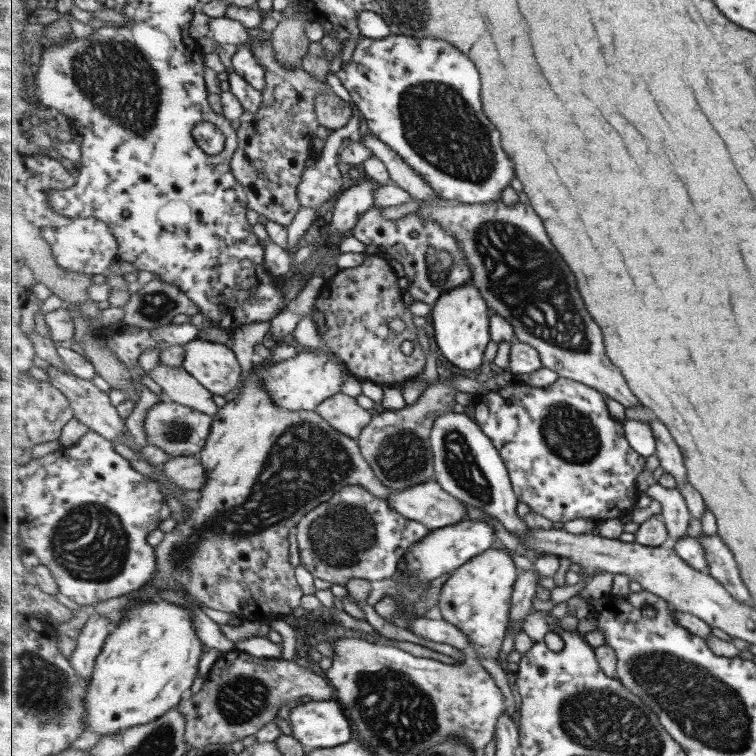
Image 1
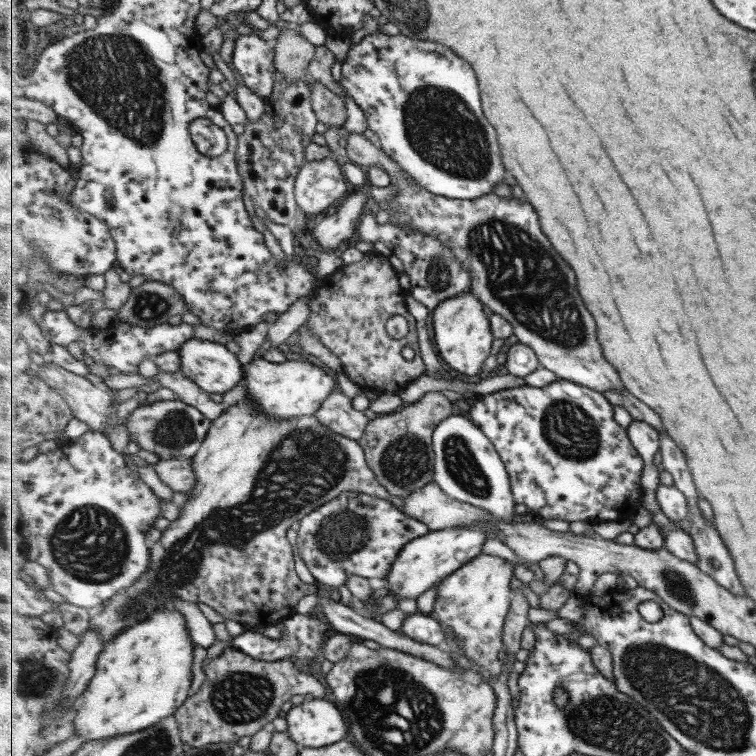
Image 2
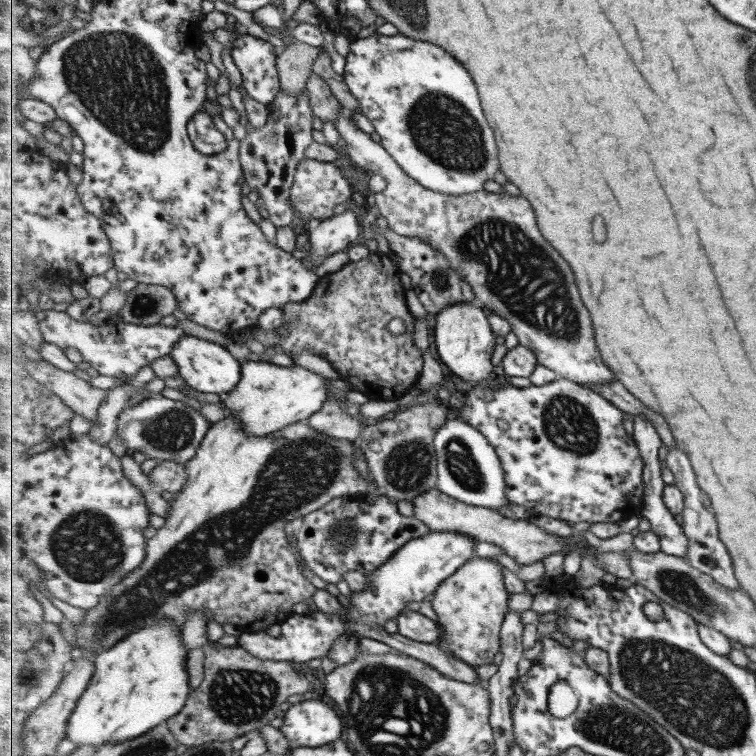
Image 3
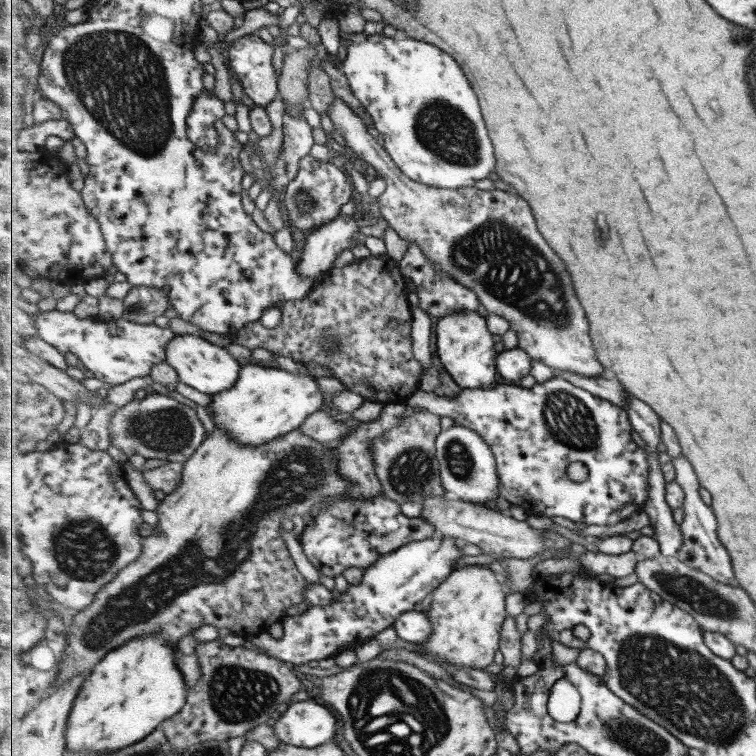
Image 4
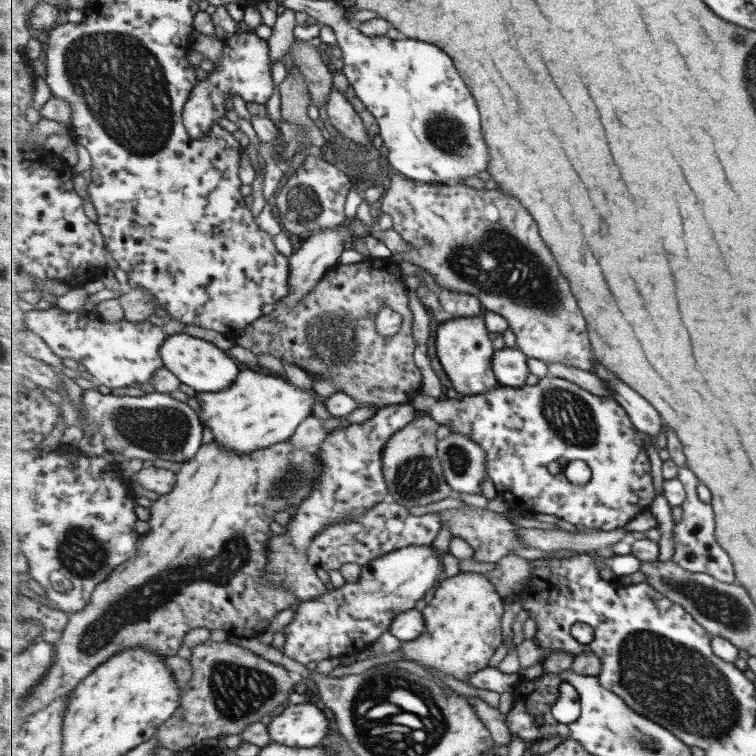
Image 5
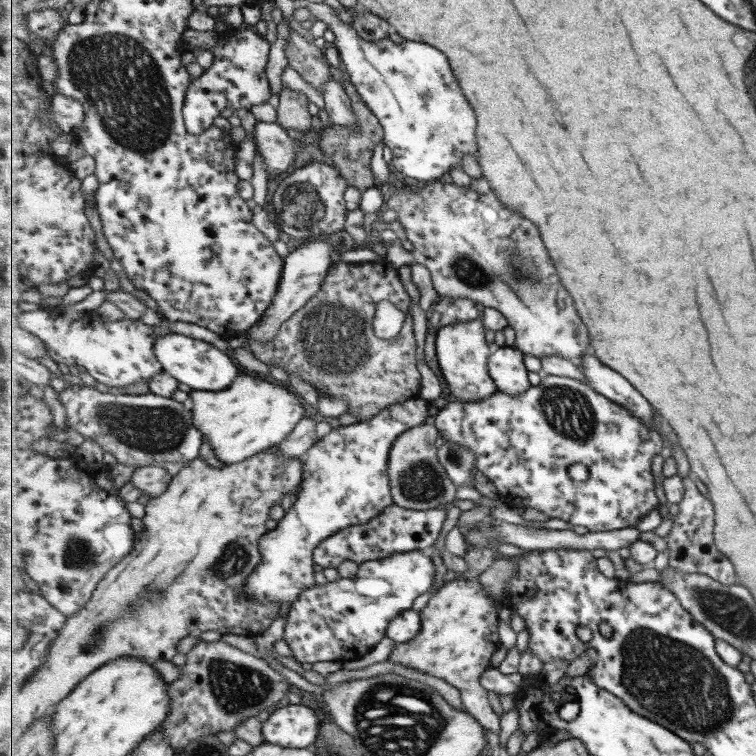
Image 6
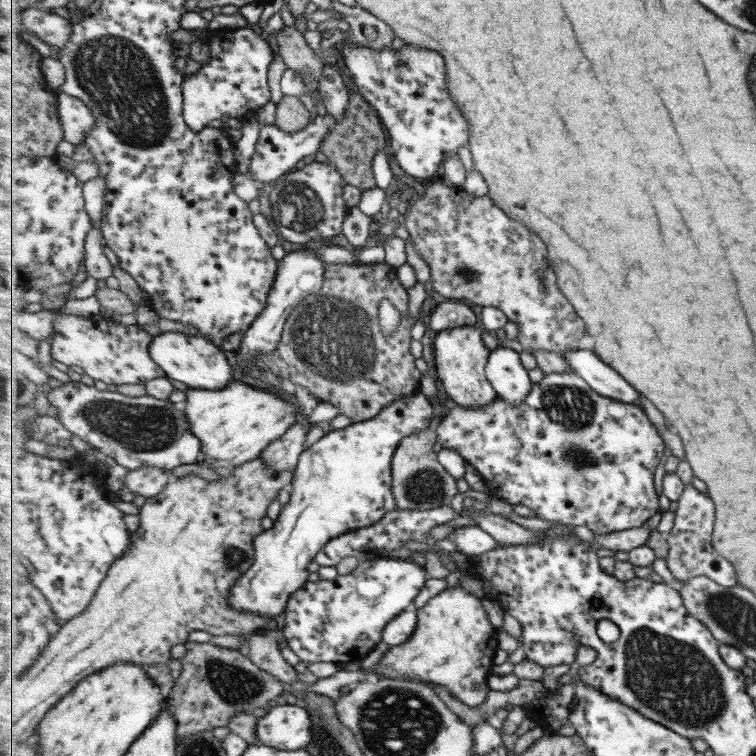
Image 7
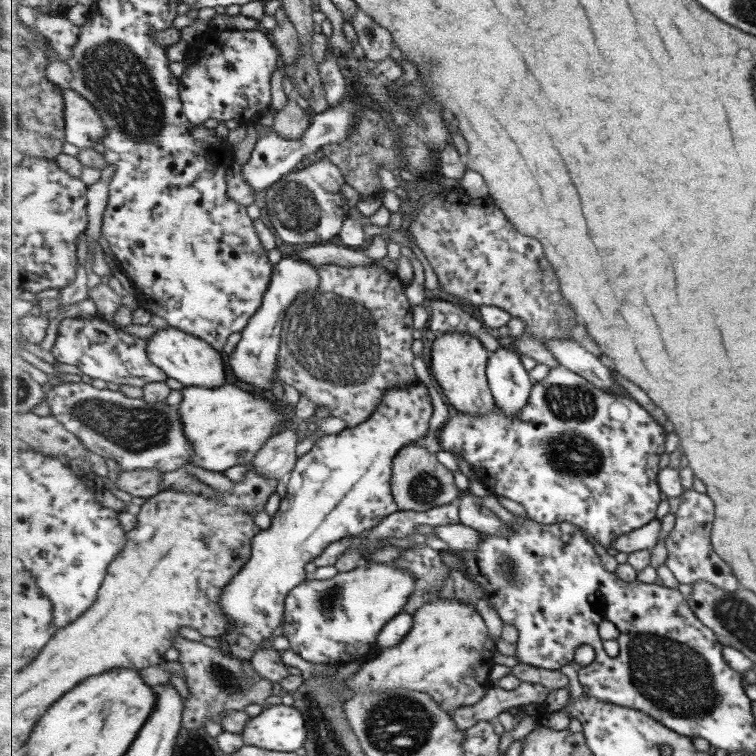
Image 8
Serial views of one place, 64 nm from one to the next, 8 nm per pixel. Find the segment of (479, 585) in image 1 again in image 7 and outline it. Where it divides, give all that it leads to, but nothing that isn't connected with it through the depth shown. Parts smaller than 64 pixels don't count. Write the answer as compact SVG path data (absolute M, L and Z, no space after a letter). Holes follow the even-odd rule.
M459 585L445 588L417 610L419 623L413 637L405 644L390 647L371 667L377 678L404 678L427 686L445 686L461 702L480 708L487 702L488 676L493 658L500 649L499 631L489 620L483 598L477 598Z

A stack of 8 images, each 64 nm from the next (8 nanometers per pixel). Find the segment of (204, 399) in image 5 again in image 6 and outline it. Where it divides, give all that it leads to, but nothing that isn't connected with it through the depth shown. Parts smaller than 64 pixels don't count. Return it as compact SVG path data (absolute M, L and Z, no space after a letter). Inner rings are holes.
M243 372L225 390L189 392L187 402L193 411L197 428L211 444L213 452L225 463L240 463L261 451L276 448L289 435L297 424L313 412L289 385L281 385L273 379L263 380L253 373Z

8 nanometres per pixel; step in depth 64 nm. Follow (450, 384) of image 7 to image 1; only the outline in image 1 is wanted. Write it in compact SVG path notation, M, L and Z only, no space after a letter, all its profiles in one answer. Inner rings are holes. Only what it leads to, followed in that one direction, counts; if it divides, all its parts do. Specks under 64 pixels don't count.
M473 278L441 294L437 303L431 306L431 320L438 348L449 362L467 370L469 375L478 373L485 365L483 354L492 340L490 332L492 313L488 300L485 300L481 289L473 283Z

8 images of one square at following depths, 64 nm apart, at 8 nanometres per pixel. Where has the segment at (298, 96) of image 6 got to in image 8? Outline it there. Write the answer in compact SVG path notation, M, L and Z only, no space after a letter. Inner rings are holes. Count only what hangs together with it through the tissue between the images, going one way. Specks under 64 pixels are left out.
M294 95L287 101L285 109L274 115L274 124L271 128L286 140L298 140L312 124L309 116L310 113L297 104Z

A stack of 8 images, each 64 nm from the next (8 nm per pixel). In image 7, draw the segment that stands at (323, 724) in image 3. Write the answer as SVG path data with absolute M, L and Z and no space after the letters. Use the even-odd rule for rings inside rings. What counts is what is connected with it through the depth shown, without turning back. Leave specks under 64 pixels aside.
M301 703L273 704L266 709L266 714L257 720L257 737L259 744L283 751L307 749L307 746L313 741L311 713Z

